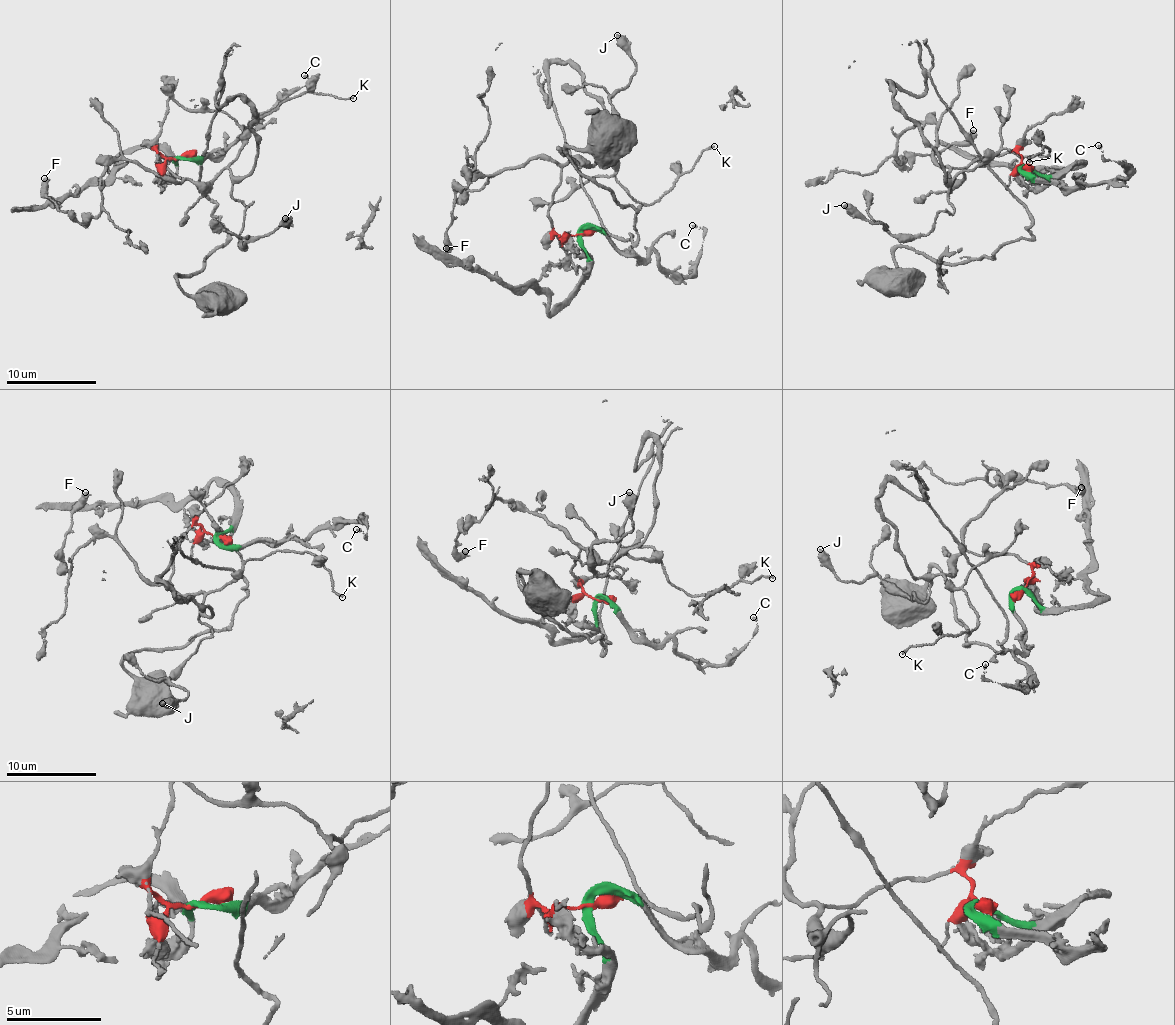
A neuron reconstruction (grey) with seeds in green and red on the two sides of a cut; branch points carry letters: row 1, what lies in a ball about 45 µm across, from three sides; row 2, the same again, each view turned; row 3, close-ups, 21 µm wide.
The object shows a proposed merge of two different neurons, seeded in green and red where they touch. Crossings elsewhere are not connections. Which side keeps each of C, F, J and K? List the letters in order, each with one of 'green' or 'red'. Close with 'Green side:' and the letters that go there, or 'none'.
C: green
F: red
J: red
K: red
Green side: C

